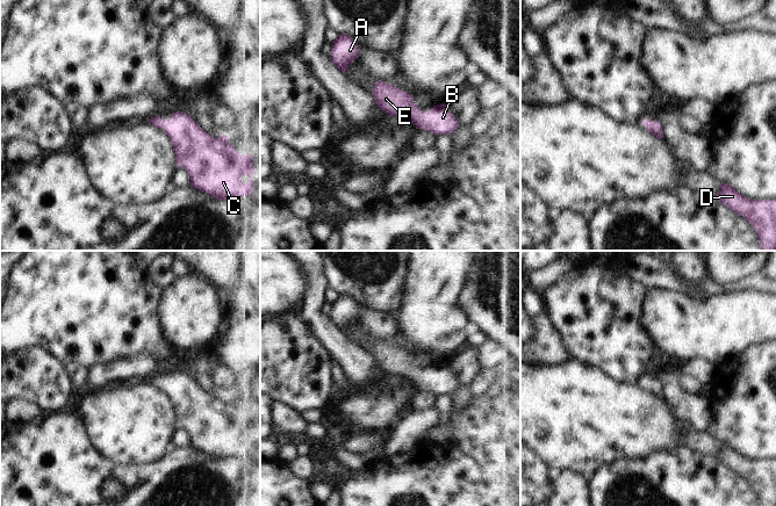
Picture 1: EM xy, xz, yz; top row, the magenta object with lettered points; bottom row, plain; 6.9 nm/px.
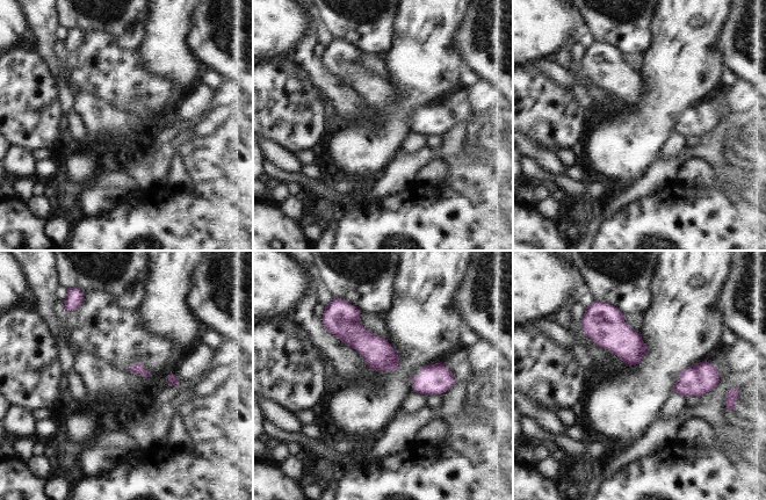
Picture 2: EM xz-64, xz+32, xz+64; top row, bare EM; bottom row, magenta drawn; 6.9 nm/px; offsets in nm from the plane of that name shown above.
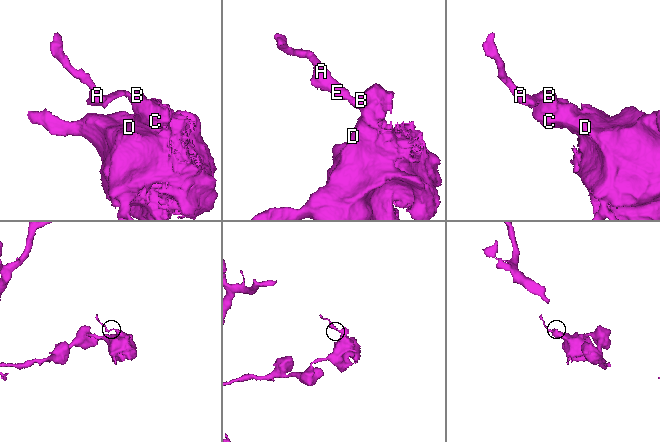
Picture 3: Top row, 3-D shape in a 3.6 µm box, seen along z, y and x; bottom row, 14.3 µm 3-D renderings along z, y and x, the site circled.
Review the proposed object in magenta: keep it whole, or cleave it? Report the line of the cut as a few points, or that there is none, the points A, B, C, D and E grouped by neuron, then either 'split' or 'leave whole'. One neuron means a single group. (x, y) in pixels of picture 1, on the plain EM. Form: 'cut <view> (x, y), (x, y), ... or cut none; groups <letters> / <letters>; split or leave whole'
cut none; groups A B C D E; leave whole

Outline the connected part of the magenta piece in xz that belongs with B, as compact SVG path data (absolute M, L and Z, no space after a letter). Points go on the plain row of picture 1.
M376 341L372 355L378 367L391 375L409 378L416 388L436 395L450 395L459 382L445 363L433 366L426 374L414 363L414 356L386 341Z

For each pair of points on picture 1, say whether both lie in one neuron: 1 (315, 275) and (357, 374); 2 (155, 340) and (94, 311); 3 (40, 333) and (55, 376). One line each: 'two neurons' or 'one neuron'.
1: one neuron
2: one neuron
3: two neurons

